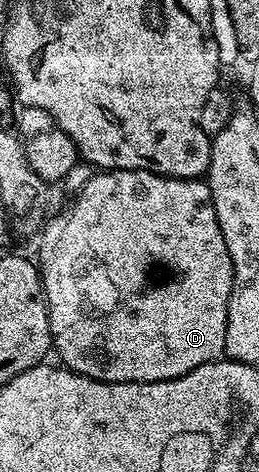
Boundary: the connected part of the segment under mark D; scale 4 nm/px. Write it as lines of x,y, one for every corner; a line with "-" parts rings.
111,169
95,172
84,187
73,194
74,202
62,214
51,216
43,225
38,245
36,264
42,275
42,290
46,292
46,310
50,316
50,339
57,360
73,373
91,377
94,381
116,383
152,383
167,381
188,375
204,363
219,360
226,352
226,320
228,299
234,282
232,259
228,255
228,243
220,231
216,219
216,207
212,203
209,184
202,179
189,177
162,177
146,169

